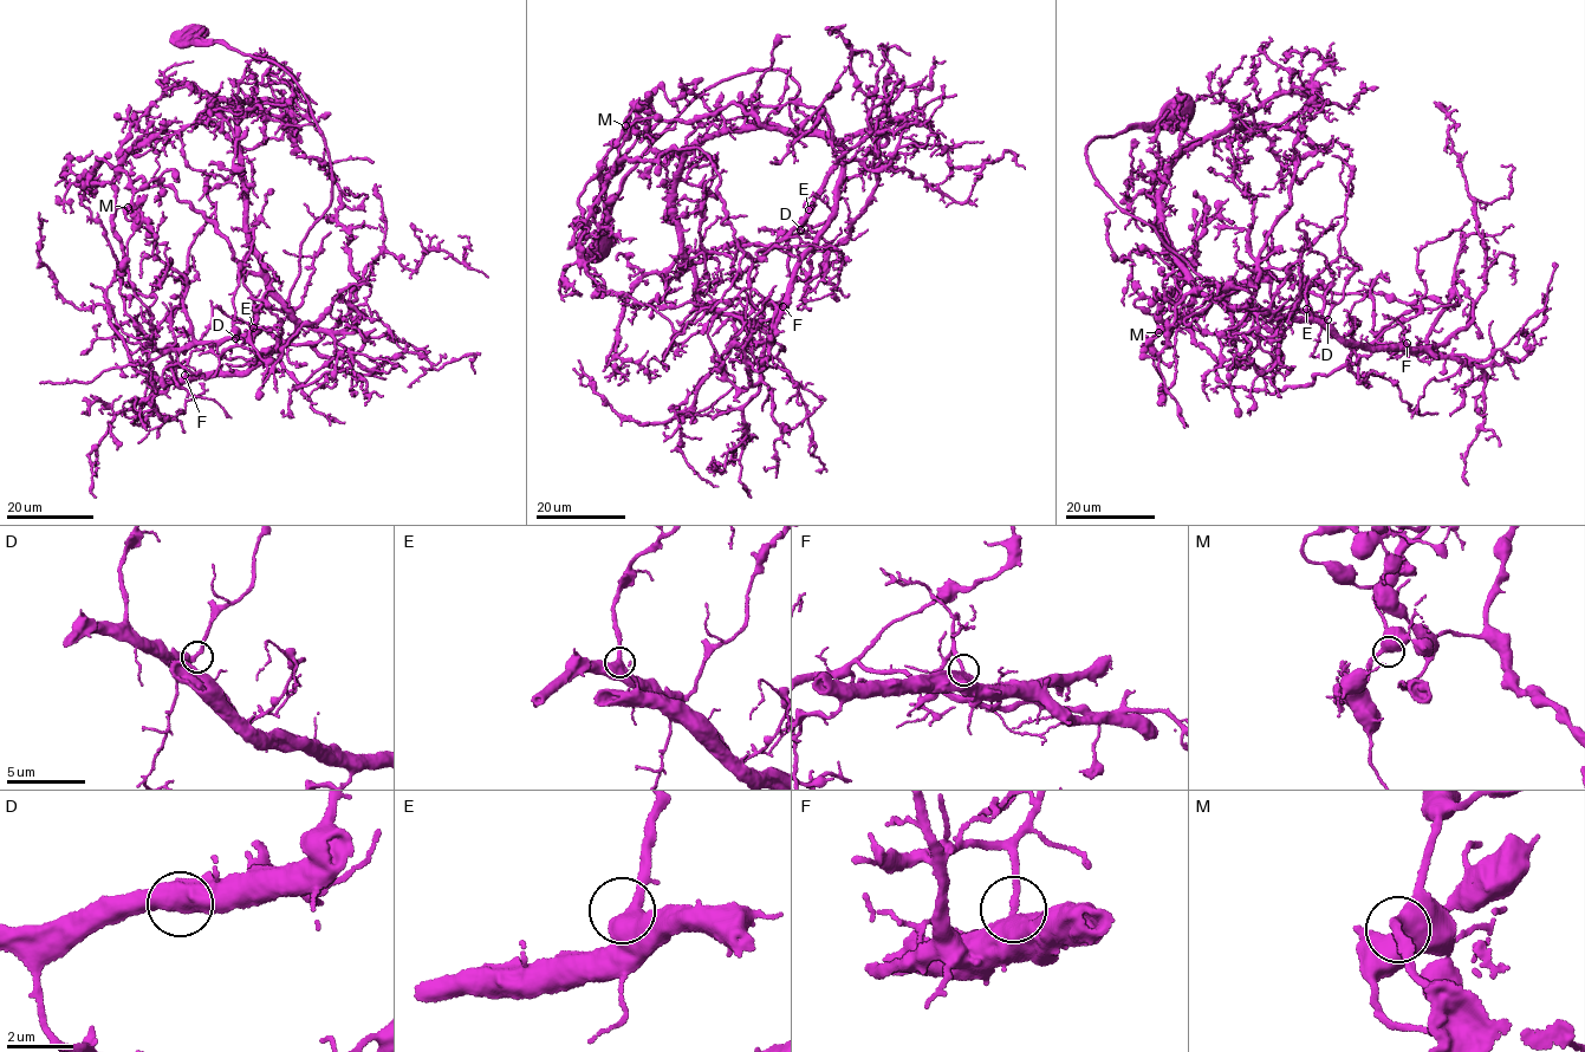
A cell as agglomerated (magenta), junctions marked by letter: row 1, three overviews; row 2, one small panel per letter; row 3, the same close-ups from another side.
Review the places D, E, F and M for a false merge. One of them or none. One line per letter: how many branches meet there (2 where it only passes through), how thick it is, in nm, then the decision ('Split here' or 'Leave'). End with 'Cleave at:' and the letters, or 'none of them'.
D: Branches: 2. Thickness 400 nm. Leave
E: Branches: 2. Thickness 500 nm. Leave
F: Branches: 2. Thickness 460 nm. Split here
M: Branches: 2. Thickness 480 nm. Leave
Cleave at: F

